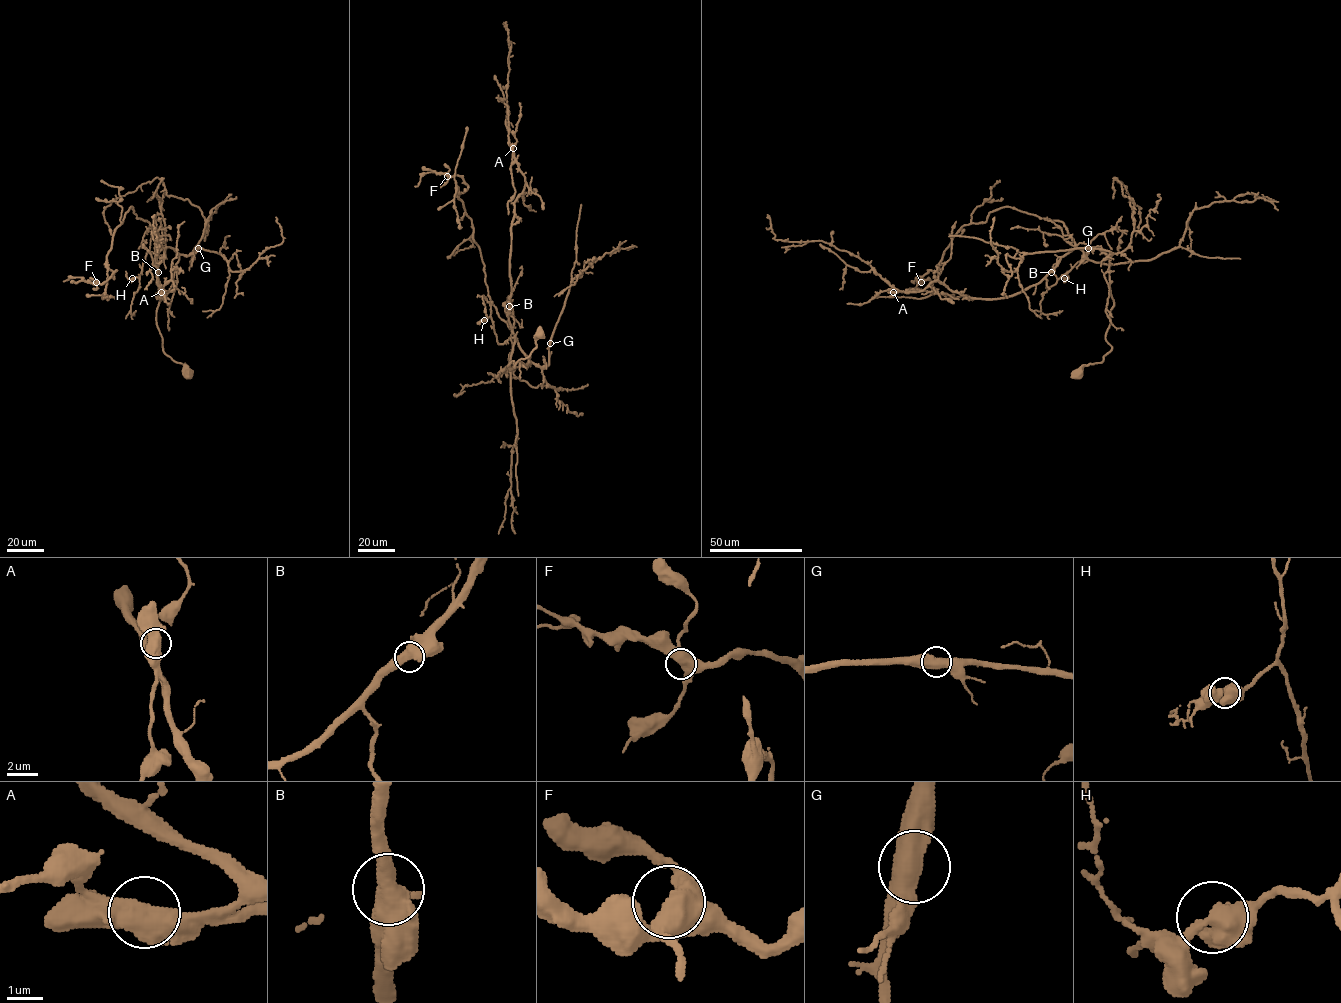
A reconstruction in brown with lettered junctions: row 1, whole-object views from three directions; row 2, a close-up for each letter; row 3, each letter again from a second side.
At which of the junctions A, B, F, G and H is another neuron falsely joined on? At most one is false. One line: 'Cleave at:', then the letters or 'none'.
Cleave at: A

